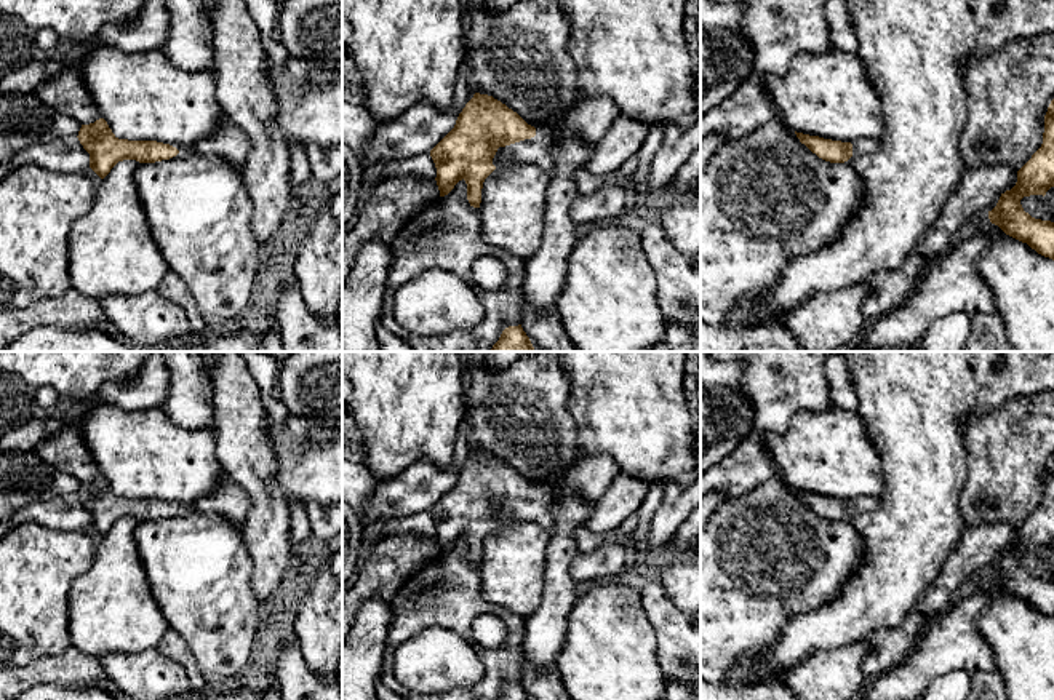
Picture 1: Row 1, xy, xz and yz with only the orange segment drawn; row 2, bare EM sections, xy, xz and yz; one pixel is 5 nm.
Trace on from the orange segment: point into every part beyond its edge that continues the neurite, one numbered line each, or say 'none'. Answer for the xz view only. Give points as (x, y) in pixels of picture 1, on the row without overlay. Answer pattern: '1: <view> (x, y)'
1: xz (536, 509)

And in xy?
none

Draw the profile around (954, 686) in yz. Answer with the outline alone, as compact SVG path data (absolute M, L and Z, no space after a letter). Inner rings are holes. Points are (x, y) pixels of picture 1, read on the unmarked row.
M952 671L934 679L920 700L964 700L971 689L971 674L966 671Z

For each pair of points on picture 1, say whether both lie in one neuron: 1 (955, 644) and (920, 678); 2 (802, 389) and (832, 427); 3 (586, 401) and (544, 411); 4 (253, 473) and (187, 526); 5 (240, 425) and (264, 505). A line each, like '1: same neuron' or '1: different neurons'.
1: same neuron
2: different neurons
3: different neurons
4: different neurons
5: same neuron

